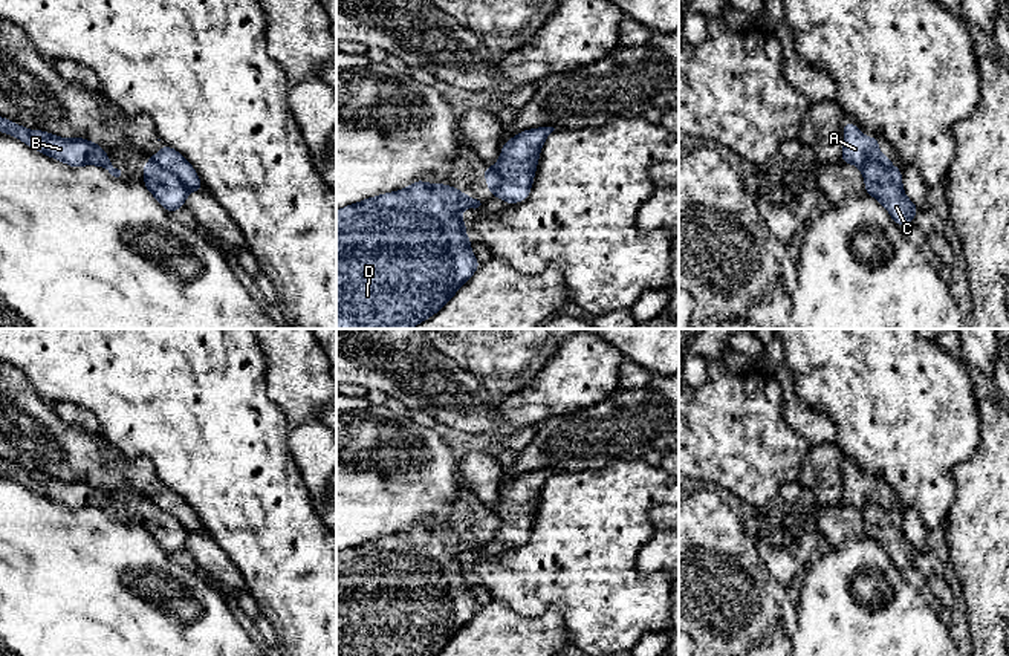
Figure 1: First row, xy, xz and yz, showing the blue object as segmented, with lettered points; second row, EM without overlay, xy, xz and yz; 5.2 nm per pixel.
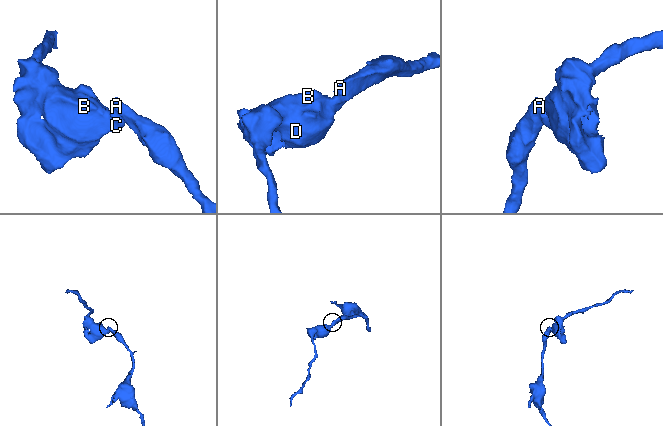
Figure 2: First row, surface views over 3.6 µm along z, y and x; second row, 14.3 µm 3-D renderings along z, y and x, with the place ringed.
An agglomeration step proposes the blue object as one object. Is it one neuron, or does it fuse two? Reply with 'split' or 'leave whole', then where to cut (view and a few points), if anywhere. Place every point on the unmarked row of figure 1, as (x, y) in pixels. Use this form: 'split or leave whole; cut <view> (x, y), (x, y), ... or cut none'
split; cut xy (152, 500), (170, 513), (188, 534)

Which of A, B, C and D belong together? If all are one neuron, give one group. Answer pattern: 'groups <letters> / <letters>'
groups A / B C D

